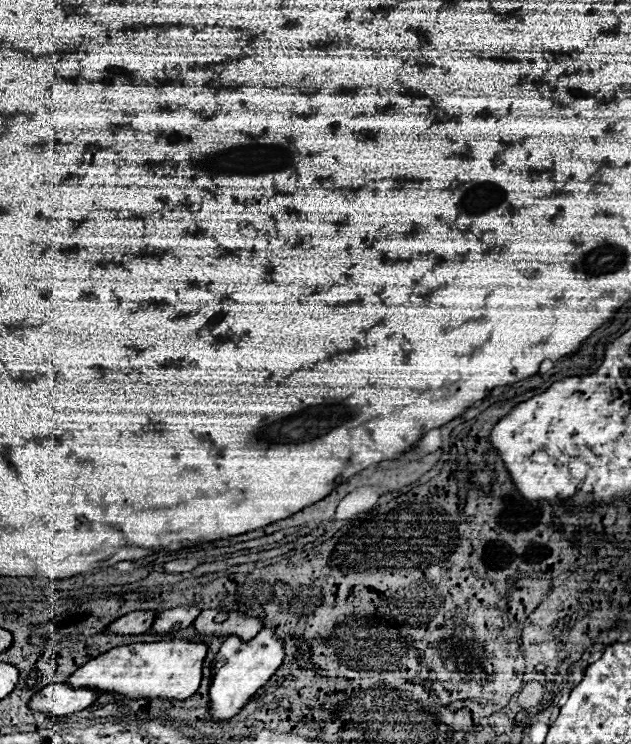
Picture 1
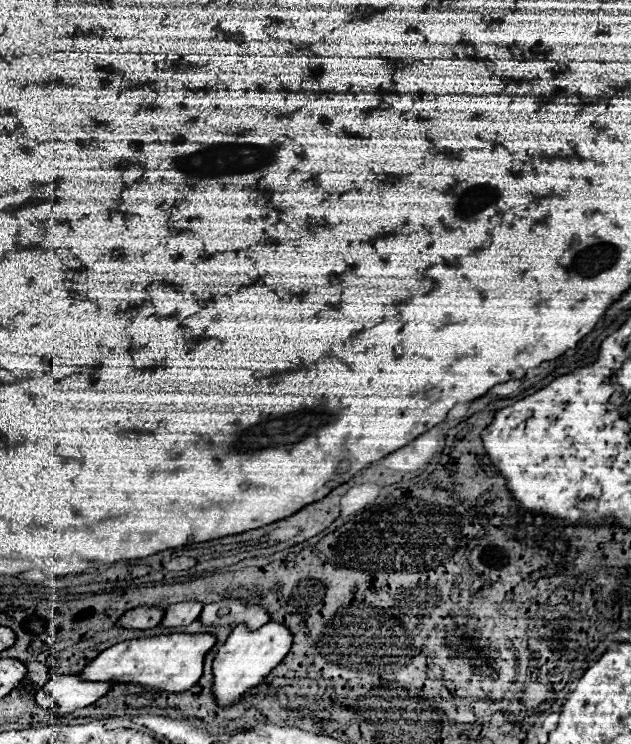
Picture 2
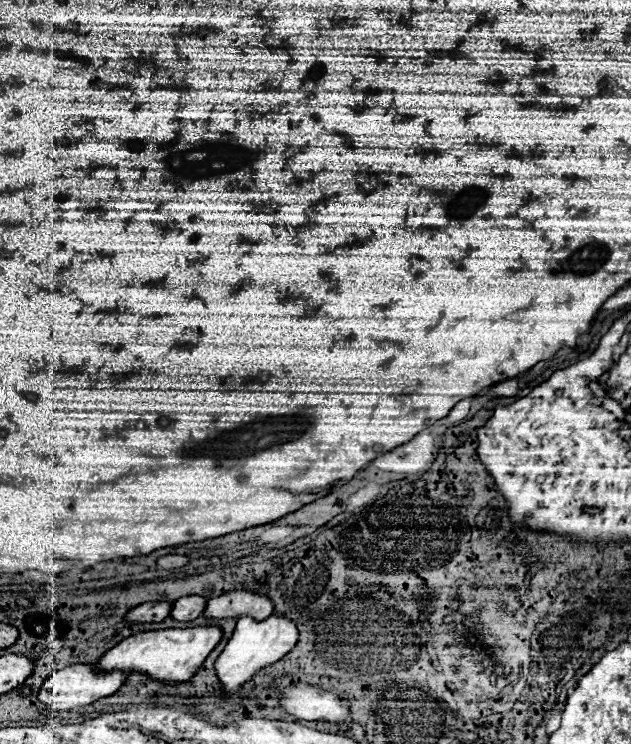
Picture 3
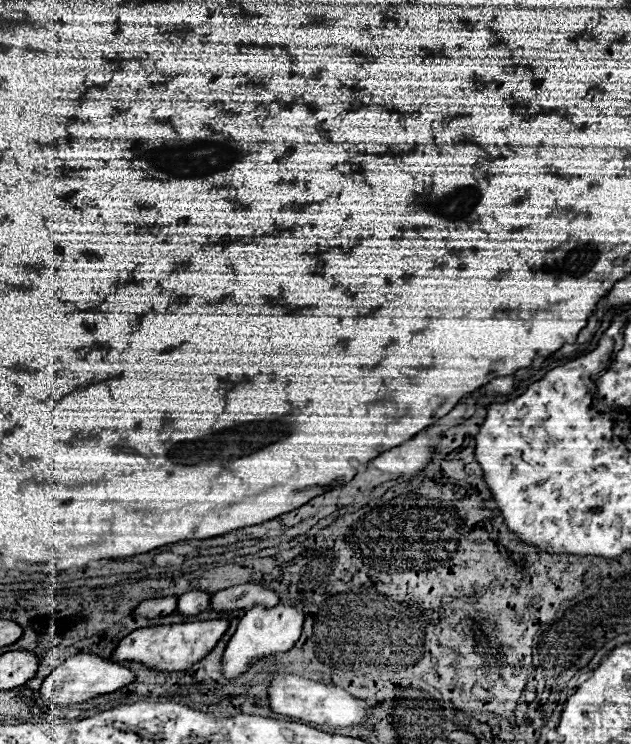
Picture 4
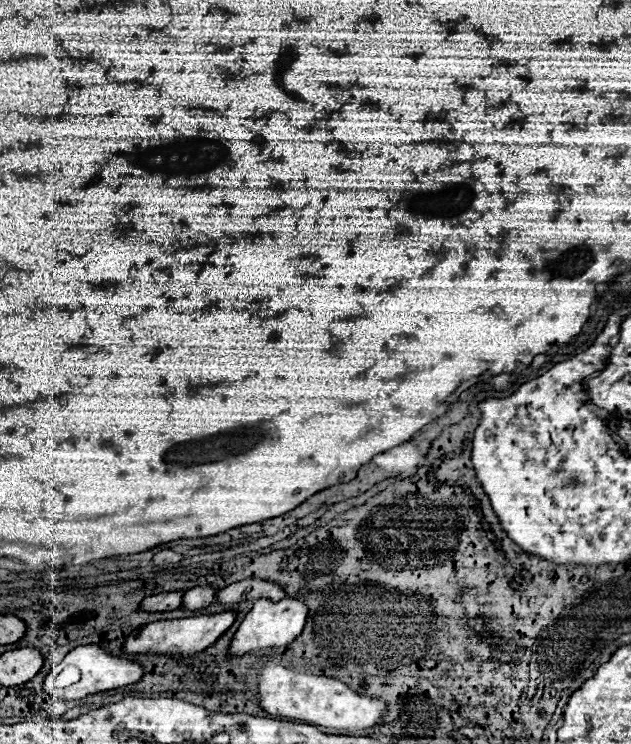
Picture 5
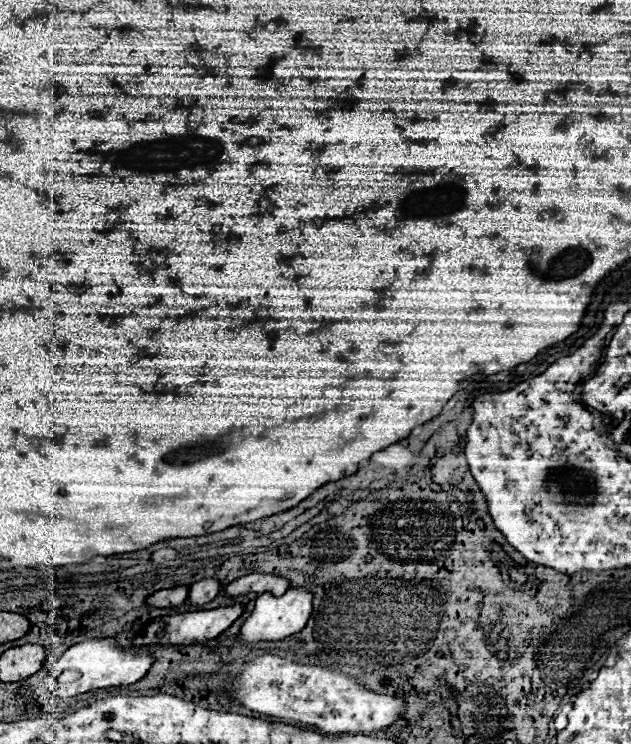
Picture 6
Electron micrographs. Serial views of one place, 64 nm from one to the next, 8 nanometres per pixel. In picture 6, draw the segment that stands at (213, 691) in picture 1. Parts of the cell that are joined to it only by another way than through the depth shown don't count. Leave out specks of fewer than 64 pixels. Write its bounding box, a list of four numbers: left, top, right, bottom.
[240,588,312,642]

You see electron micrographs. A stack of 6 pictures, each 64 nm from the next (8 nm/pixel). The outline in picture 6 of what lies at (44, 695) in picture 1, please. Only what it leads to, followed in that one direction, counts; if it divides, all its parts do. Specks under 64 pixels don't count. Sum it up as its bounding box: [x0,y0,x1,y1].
[46,638,154,698]

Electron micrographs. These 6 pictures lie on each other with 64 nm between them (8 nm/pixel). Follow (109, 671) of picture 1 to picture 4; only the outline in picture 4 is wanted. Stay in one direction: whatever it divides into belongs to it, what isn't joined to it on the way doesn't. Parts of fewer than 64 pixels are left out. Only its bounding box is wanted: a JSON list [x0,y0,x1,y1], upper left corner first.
[110,620,230,670]

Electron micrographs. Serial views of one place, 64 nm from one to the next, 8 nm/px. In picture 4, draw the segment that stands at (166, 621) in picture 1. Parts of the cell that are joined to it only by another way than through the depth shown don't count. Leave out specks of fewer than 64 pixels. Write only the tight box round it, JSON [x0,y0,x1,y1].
[176,590,212,614]

